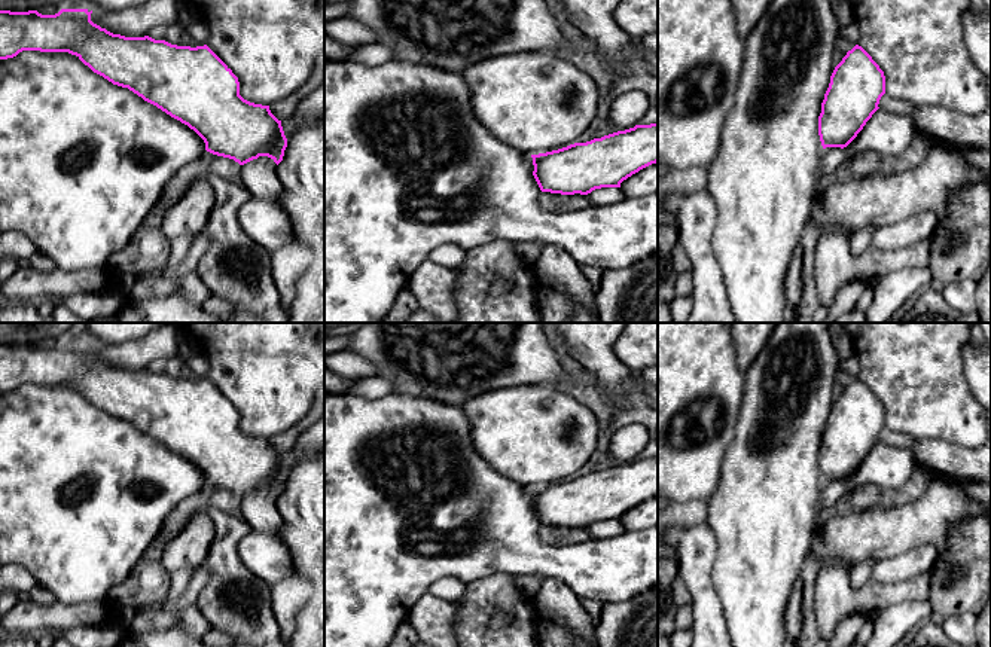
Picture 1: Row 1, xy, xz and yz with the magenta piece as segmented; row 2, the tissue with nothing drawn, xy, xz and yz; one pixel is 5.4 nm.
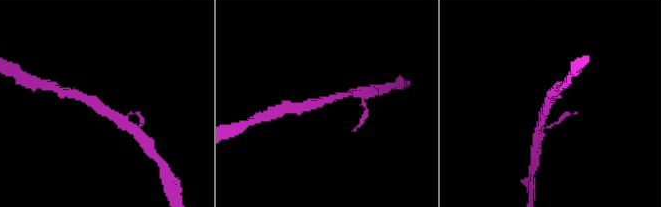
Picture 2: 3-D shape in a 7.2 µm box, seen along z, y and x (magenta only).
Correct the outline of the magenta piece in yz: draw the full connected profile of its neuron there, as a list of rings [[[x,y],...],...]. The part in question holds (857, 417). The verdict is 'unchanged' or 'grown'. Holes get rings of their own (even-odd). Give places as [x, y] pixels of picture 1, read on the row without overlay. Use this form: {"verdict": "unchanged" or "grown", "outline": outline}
{"verdict": "unchanged", "outline": [[[856,378],[835,400],[818,449],[823,482],[847,480],[879,442],[885,409],[872,390]]]}

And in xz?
{"verdict": "unchanged", "outline": [[[658,457],[635,458],[586,476],[531,488],[533,509],[542,525],[588,528],[601,521],[620,521],[620,516],[640,503],[658,495]]]}

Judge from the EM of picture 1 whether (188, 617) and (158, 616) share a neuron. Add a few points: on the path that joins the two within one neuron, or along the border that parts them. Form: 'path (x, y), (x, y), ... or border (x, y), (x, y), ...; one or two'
path (180, 617), (165, 617); one

